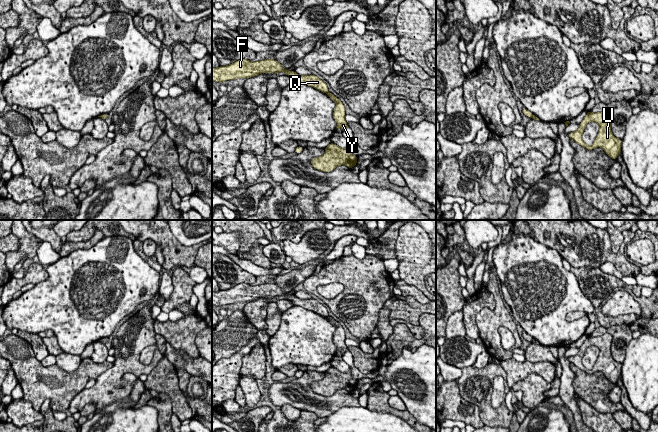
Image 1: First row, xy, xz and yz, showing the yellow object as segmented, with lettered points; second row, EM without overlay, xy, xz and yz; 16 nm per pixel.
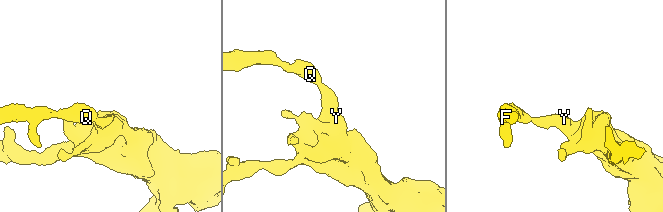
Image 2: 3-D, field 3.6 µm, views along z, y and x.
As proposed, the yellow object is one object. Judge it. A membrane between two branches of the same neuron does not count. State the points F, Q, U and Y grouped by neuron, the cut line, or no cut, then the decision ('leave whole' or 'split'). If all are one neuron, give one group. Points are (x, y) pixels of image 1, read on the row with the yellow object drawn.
groups F Q / U Y; cut xz (328, 91), (326, 93); split

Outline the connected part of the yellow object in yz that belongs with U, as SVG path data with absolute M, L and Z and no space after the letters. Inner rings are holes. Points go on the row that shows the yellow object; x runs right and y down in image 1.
M609 109L597 113L587 111L587 114L580 123L578 130L570 132L568 136L570 140L574 140L587 150L601 147L610 158L616 160L617 156L621 154L622 140L613 135L611 130L611 120L612 112ZM593 121L599 125L599 131L593 144L587 145L583 141L582 135L586 125Z

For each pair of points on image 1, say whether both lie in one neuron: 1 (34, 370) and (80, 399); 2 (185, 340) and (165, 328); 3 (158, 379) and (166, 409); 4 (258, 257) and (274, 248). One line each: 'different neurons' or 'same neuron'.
1: different neurons
2: same neuron
3: different neurons
4: different neurons

